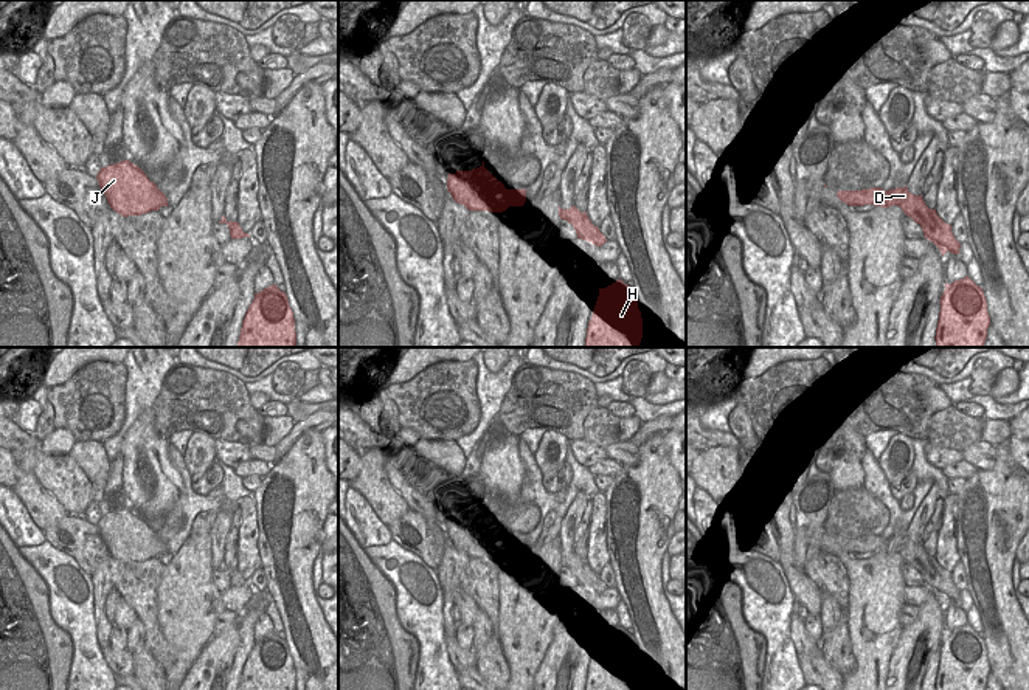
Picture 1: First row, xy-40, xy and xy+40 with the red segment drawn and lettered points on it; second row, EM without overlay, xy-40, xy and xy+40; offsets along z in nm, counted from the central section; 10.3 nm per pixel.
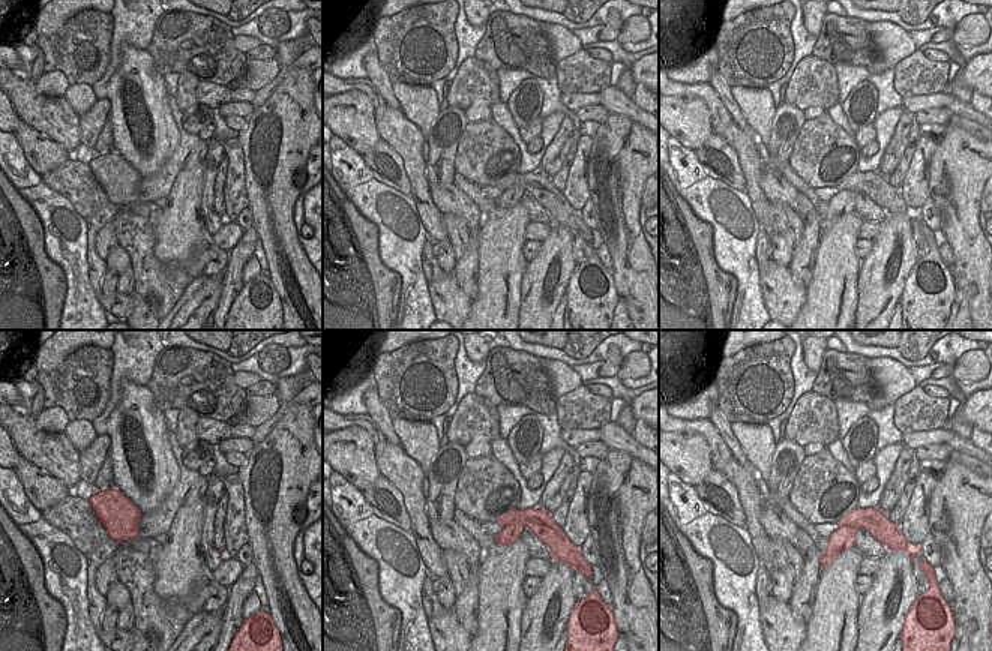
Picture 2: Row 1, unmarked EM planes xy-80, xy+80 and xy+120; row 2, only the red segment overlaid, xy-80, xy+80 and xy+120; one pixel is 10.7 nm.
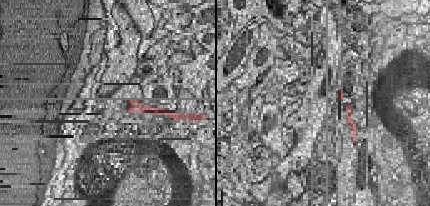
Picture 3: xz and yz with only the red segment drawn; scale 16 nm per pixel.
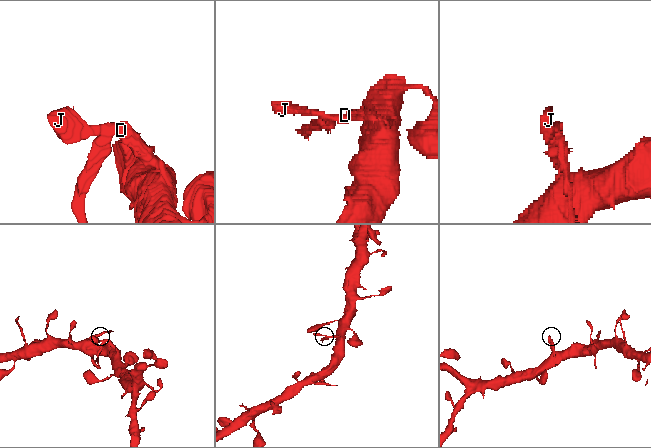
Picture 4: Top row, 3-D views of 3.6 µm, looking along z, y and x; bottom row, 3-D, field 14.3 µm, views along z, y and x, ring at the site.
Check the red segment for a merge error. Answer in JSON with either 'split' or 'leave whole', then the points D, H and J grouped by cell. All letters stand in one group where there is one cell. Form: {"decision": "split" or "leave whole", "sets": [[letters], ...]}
{"decision": "leave whole", "sets": [["D", "H", "J"]]}

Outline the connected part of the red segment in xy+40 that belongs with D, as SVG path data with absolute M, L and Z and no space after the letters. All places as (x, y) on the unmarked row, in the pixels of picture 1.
M906 533L889 538L882 535L838 538L837 544L849 554L874 552L889 555L897 552L908 564L920 572L925 586L931 588L942 603L947 599L959 602L961 591L955 586L951 572L945 571L936 557L930 557L922 543L911 541Z

